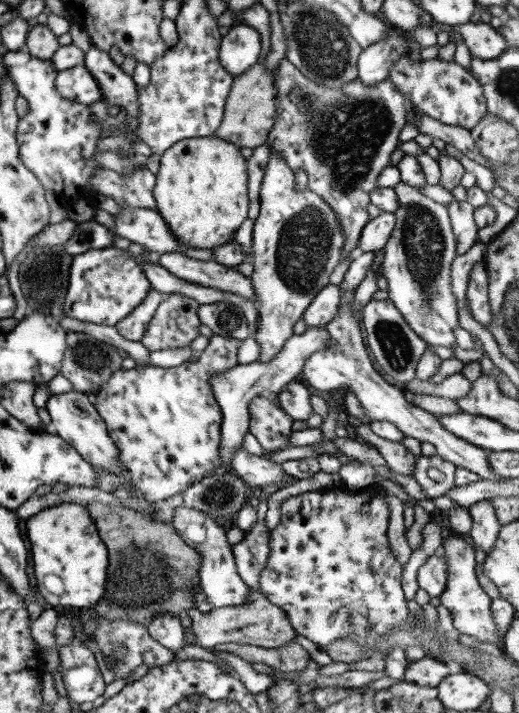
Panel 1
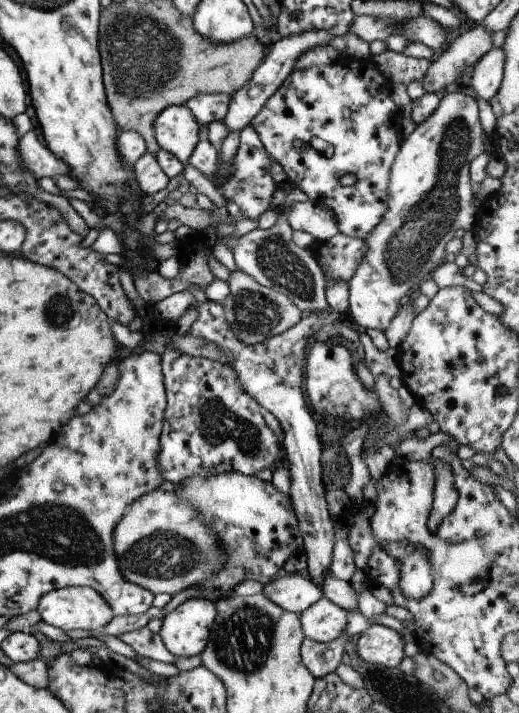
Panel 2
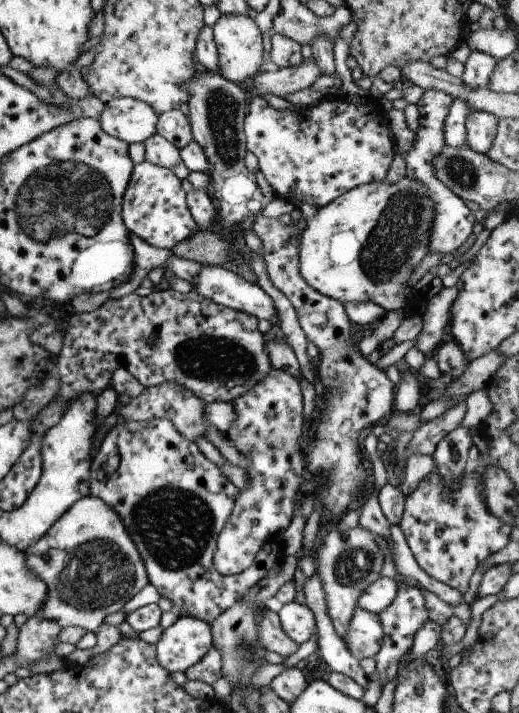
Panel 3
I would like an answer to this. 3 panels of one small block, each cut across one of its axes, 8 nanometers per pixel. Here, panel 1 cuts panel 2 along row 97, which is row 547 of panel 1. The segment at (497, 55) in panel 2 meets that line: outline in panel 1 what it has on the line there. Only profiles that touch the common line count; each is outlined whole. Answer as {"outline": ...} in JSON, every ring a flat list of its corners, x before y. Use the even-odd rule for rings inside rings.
{"outline":[[485,499,468,508,472,517,470,538,474,541,476,548,482,548,488,553,494,548,494,542,498,538,501,524,496,516,494,506,490,499]]}

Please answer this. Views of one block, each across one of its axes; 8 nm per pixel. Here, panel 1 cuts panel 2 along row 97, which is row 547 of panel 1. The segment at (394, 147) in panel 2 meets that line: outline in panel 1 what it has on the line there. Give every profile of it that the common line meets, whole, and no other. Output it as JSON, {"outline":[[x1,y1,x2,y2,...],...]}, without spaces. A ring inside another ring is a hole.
{"outline":[[329,487,323,490,316,490,314,492,302,493,296,496,290,496,280,503,280,523,272,530,270,530,270,556,266,558,266,566,260,572,260,590,267,597,267,599,279,606,288,615,290,624,293,626,296,633,308,638,308,640,316,643,318,647,325,649,328,645,333,644,338,639,348,637,354,644,359,644,368,648,368,650,382,650,389,651,389,643,385,640,390,637,390,633,394,633,394,629,402,621,408,619,407,600,402,588,401,578,404,566,392,554,390,548,390,540,386,534,388,530,388,519,390,518,390,506,379,494,372,494,366,490,358,490,354,492,349,489,340,487]]}

